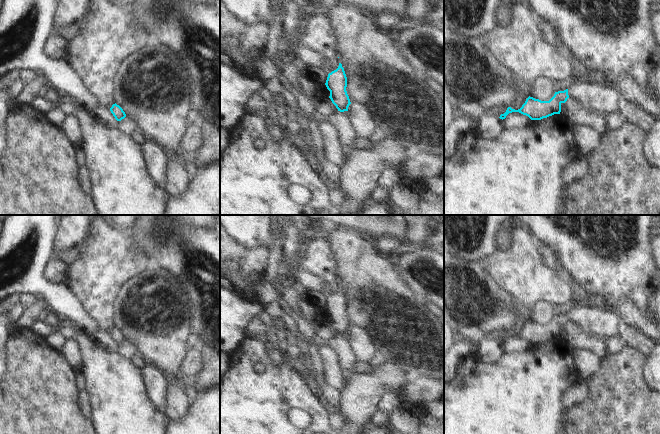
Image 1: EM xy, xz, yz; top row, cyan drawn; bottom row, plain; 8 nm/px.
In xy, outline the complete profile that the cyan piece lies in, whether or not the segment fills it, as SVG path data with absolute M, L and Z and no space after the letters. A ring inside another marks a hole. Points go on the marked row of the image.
M116 103L112 105L112 107L110 108L110 111L117 121L121 121L126 117L126 114L123 111L123 109Z

